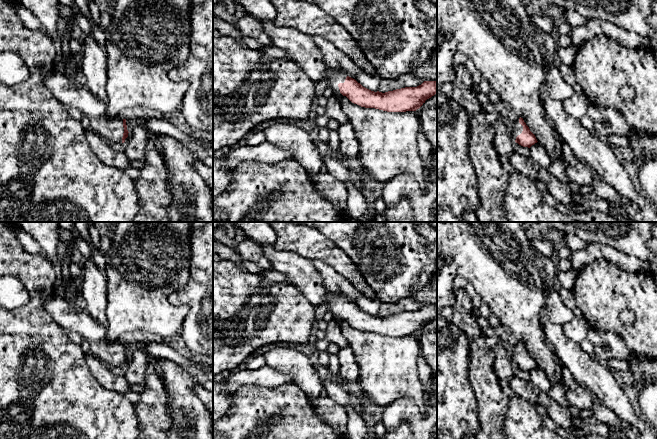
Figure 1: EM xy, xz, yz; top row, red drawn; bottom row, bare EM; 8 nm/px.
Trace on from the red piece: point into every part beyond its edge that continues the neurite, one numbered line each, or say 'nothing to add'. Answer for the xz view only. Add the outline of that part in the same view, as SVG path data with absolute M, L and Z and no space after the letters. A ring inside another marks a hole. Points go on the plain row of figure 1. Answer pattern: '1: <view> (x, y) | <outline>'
1: xz (334, 301) | M329 293L328 300L325 303L327 305L328 311L333 314L334 320L338 321L341 317L338 311L339 307L344 307L348 298L339 294Z

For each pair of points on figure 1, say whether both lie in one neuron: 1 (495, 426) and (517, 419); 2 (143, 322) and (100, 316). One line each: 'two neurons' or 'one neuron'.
1: two neurons
2: two neurons

